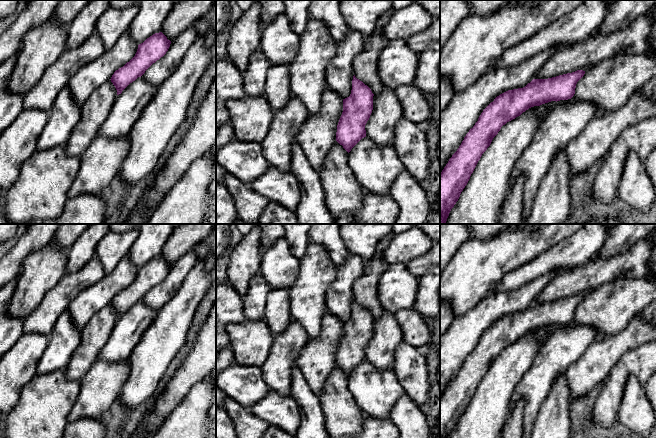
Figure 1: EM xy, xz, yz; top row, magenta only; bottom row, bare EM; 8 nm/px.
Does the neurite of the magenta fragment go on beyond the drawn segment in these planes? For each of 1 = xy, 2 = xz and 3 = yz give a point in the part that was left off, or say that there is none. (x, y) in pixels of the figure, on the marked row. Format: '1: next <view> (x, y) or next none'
1: next none
2: next none
3: next none

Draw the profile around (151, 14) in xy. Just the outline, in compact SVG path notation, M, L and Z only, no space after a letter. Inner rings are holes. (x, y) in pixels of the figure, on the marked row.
M140 0L138 13L130 24L129 34L137 44L162 31L162 25L176 0Z

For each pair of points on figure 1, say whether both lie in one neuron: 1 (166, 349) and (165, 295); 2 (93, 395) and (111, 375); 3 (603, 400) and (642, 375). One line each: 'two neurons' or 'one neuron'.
1: two neurons
2: one neuron
3: one neuron

